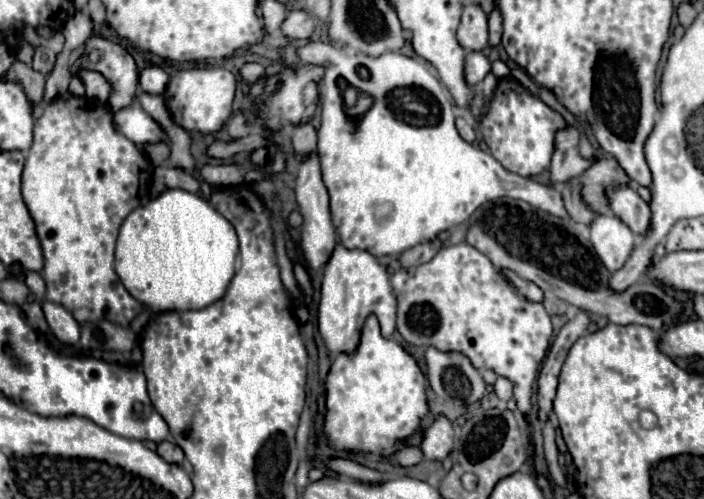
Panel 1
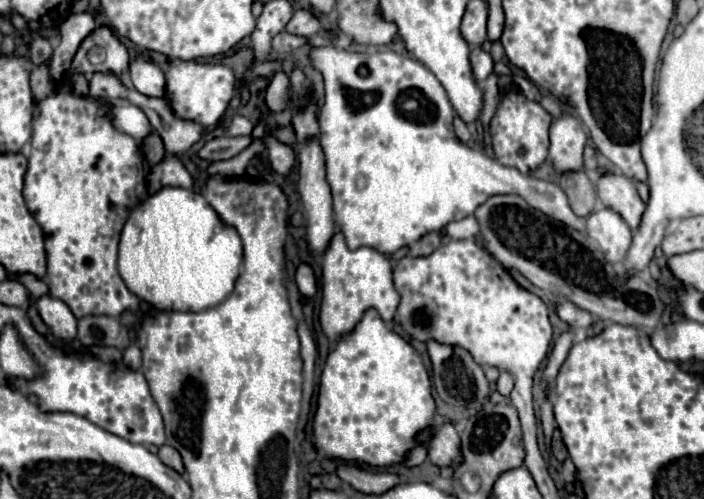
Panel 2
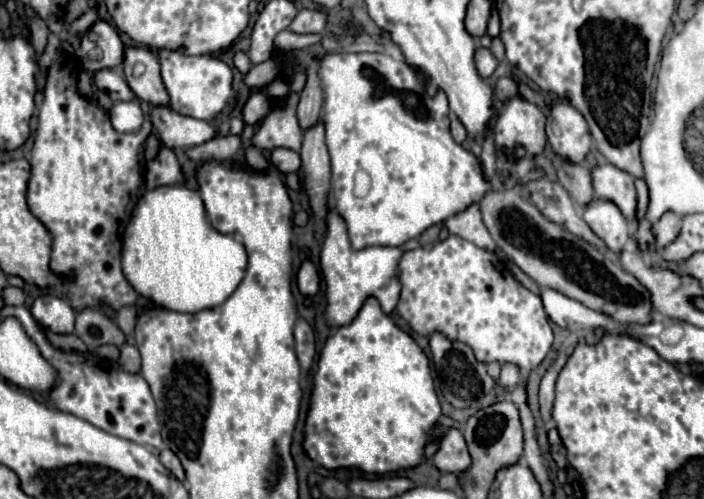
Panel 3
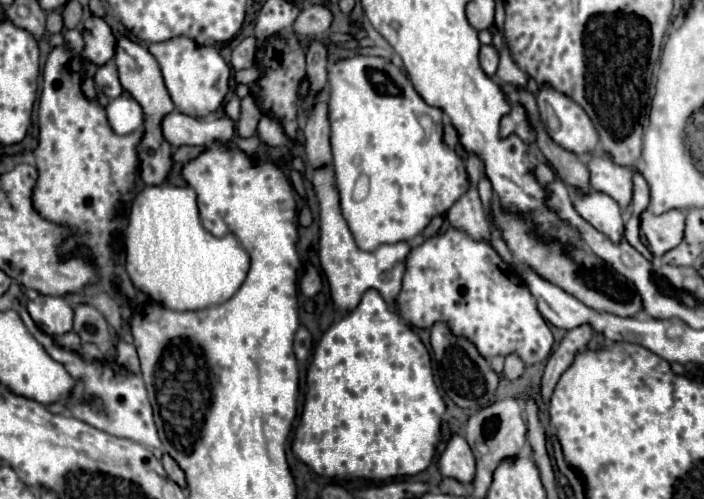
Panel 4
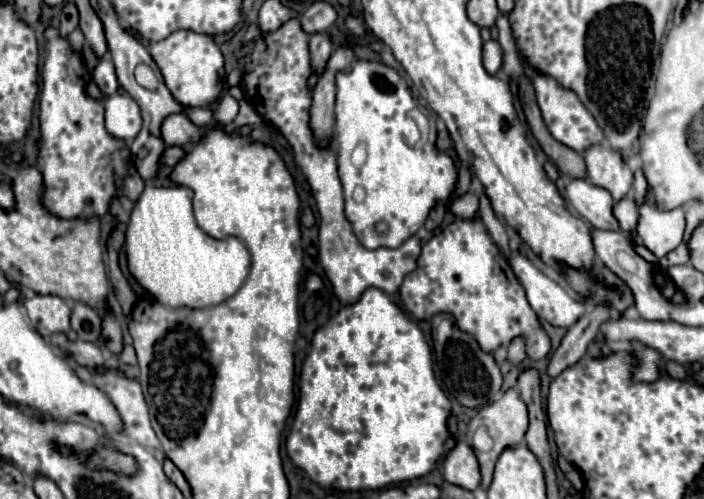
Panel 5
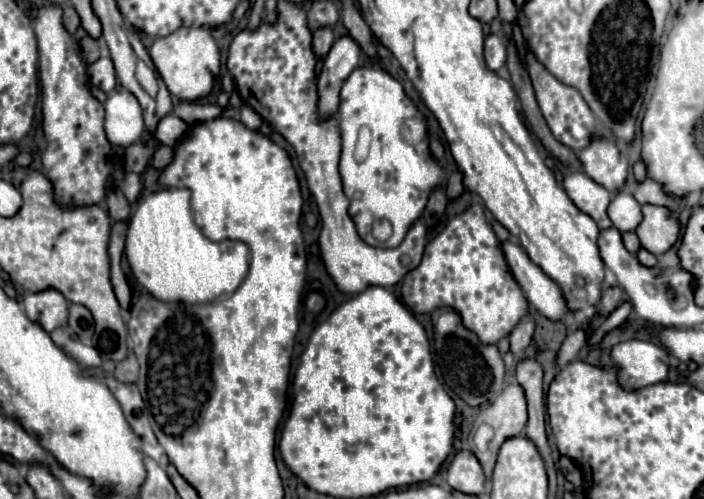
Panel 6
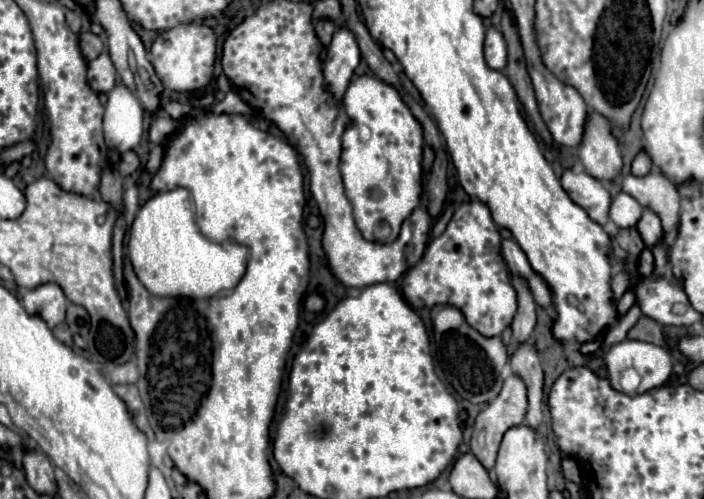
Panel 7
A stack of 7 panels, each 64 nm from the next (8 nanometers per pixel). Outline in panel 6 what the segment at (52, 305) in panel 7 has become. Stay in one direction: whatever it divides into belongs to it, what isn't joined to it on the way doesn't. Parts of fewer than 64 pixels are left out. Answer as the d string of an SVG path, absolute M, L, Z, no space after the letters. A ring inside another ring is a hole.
M54 288L24 294L24 308L28 318L34 322L40 322L46 332L52 332L54 328L64 326L68 318L68 302Z

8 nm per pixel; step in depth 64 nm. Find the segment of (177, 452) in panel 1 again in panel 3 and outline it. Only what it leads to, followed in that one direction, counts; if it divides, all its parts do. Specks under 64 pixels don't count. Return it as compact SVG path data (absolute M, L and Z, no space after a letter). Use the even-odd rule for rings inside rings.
M162 450L160 452L160 462L172 472L172 476L176 476L178 480L184 480L184 470L182 470L182 464L180 464L180 460L176 458L176 454L172 452L172 450Z

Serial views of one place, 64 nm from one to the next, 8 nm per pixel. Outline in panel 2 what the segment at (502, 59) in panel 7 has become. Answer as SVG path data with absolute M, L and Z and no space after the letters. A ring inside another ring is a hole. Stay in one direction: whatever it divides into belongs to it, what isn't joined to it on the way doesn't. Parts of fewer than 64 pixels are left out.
M476 46L470 54L470 62L472 62L472 72L474 72L474 78L478 82L486 80L492 72L494 72L494 60L488 52L484 52L480 46Z

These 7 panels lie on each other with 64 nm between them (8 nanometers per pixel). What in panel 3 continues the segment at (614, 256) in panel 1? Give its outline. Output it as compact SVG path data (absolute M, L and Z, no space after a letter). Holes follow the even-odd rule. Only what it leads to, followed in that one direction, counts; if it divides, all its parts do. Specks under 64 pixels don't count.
M594 198L590 204L582 208L582 218L594 230L594 234L600 236L606 242L606 246L616 254L630 240L632 228L628 220L624 220L620 208L616 208L616 204L612 204L610 200Z

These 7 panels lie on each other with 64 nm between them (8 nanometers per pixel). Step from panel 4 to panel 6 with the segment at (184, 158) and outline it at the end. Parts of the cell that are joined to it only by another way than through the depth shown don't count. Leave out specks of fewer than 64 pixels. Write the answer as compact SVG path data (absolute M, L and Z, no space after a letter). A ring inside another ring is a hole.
M160 144L160 146L156 148L152 160L150 160L150 166L152 166L154 170L162 170L162 168L172 160L172 154L174 154L174 150L172 150L170 146L162 146L162 144Z

